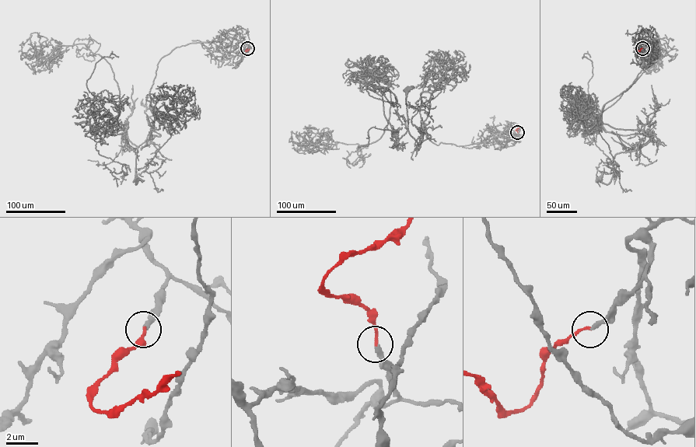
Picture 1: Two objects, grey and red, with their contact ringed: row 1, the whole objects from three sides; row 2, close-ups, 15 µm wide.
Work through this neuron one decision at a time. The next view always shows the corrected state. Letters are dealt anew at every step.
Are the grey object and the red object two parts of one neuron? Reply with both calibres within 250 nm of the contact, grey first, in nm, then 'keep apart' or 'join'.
280 nm thick on the grey side, 180 nm on the other; join

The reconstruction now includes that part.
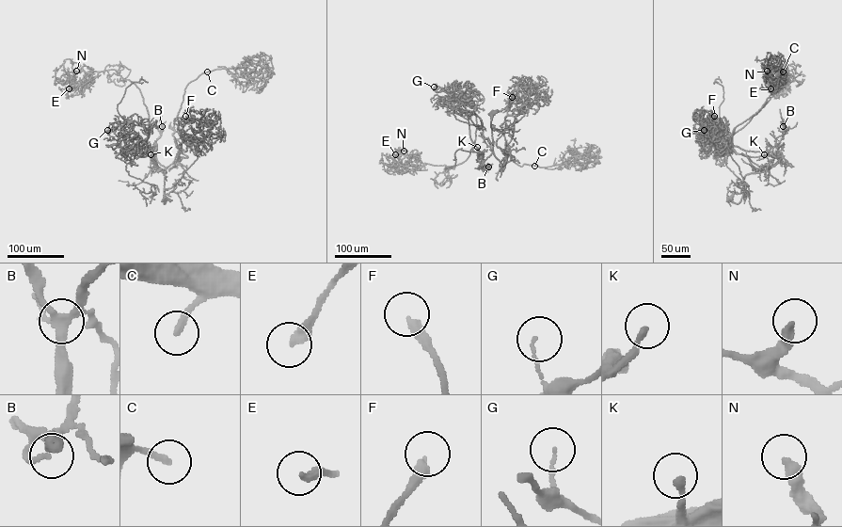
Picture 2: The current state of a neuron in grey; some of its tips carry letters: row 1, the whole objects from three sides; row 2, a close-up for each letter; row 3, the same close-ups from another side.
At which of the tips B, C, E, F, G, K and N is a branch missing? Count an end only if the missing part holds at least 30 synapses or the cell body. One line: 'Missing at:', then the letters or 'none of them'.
Missing at: C, F

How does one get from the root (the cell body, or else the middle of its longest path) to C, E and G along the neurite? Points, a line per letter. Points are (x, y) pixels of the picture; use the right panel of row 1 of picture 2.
C: (730, 198), (738, 203), (744, 177), (784, 155), (732, 143), (734, 128), (761, 107), (783, 71)
E: (730, 198), (738, 203), (744, 177), (781, 157), (738, 154), (731, 141), (772, 95), (782, 70), (770, 88)
G: (730, 198), (738, 203), (744, 177), (781, 157), (732, 150), (722, 156), (704, 130)

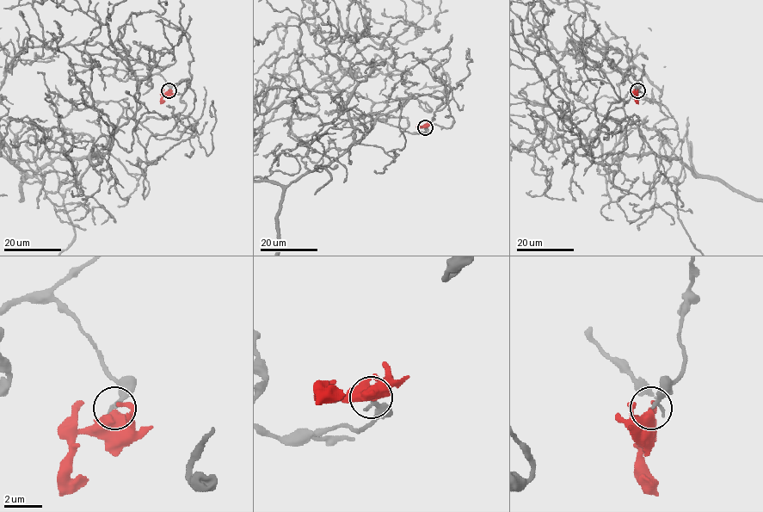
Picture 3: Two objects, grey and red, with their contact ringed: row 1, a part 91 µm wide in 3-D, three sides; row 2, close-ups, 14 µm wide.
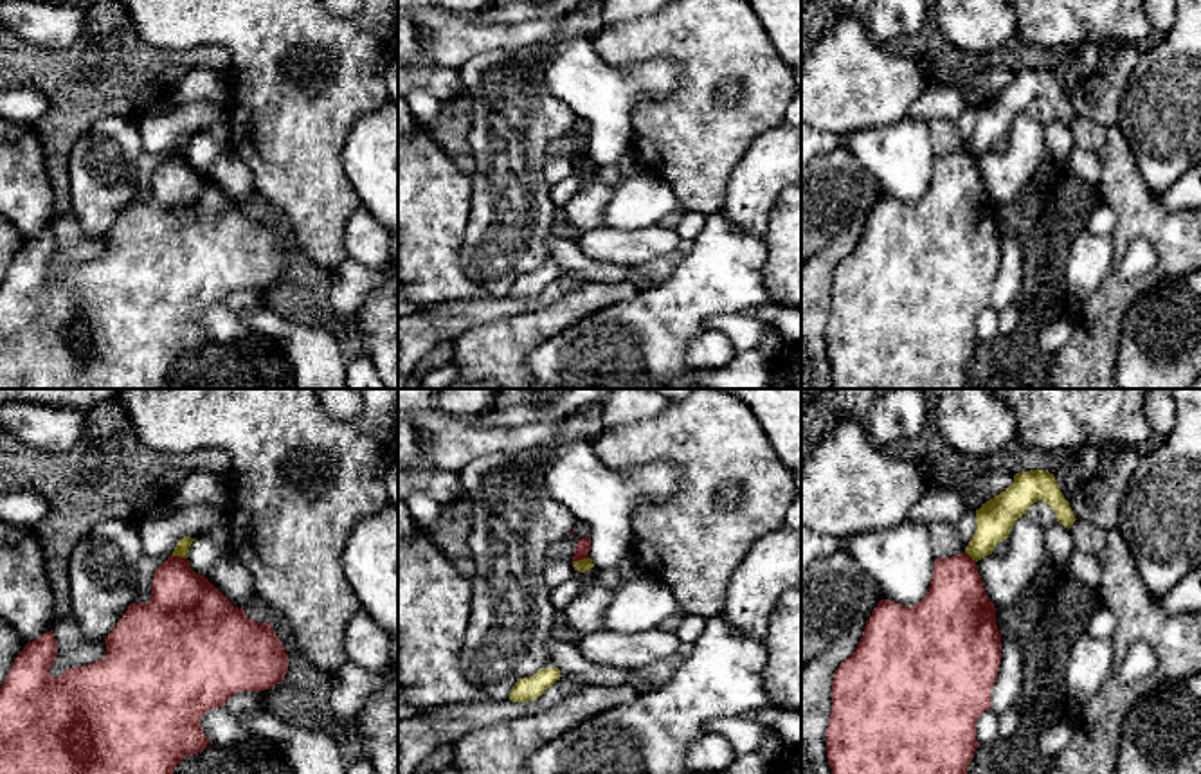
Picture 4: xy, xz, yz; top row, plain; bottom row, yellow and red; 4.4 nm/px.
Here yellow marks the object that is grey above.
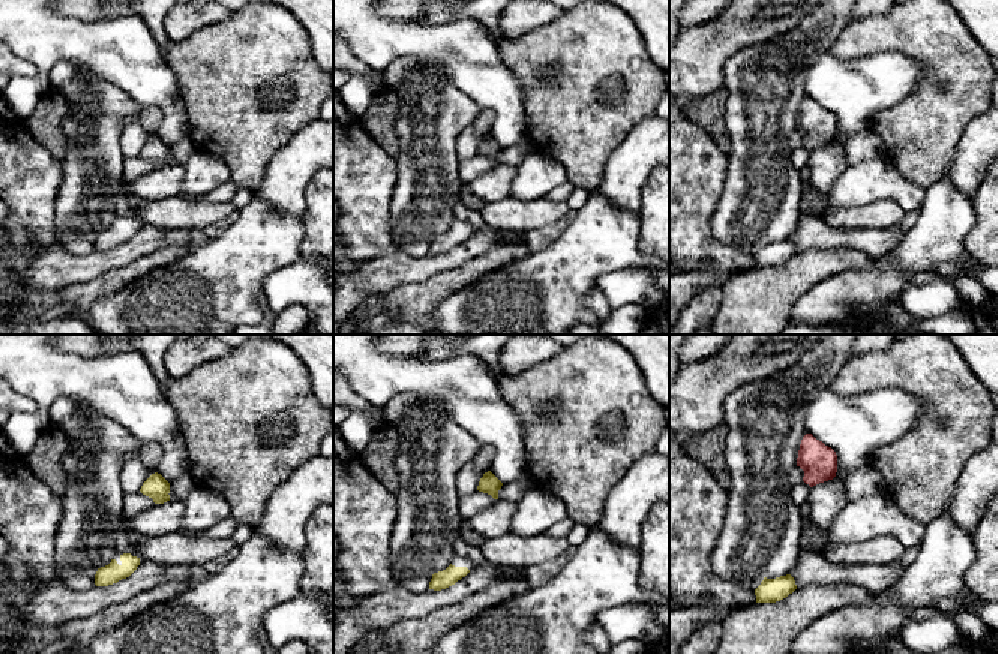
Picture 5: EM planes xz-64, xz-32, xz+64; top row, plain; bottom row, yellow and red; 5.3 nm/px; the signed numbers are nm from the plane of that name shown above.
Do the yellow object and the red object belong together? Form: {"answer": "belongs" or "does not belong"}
{"answer": "does not belong"}

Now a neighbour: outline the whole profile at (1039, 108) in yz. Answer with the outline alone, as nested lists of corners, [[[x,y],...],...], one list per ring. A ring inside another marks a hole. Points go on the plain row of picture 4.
[[[1037,97],[1026,106],[1026,113],[1030,113],[1035,121],[1039,121],[1043,126],[1052,124],[1057,115],[1050,101]]]

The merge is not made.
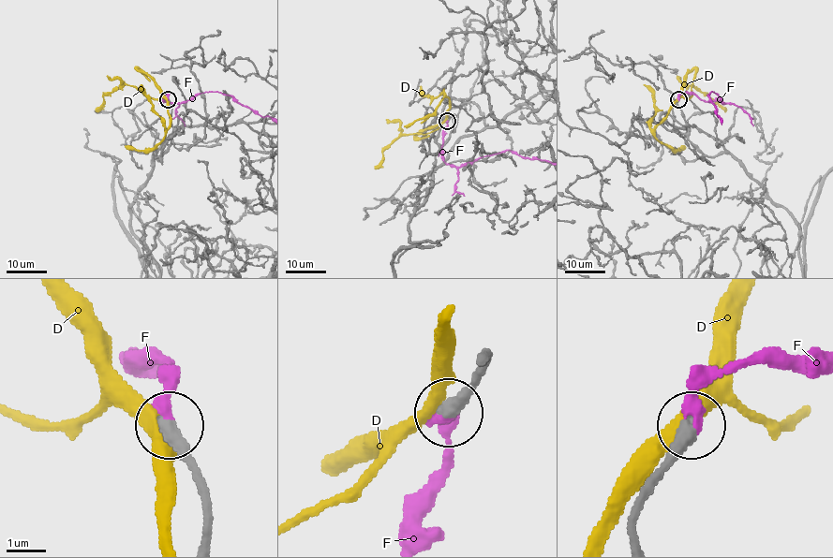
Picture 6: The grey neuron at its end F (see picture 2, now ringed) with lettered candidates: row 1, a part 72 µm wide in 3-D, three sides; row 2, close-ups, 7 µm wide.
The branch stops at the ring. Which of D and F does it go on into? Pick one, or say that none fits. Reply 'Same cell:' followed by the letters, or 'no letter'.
Same cell: F

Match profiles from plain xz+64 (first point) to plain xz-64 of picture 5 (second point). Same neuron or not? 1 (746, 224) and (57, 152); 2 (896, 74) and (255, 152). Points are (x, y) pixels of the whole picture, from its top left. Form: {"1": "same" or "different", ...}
{"1": "different", "2": "different"}

